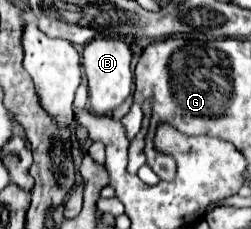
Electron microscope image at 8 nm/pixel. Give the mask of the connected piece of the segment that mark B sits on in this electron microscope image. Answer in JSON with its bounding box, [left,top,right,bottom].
[82,38,134,116]

